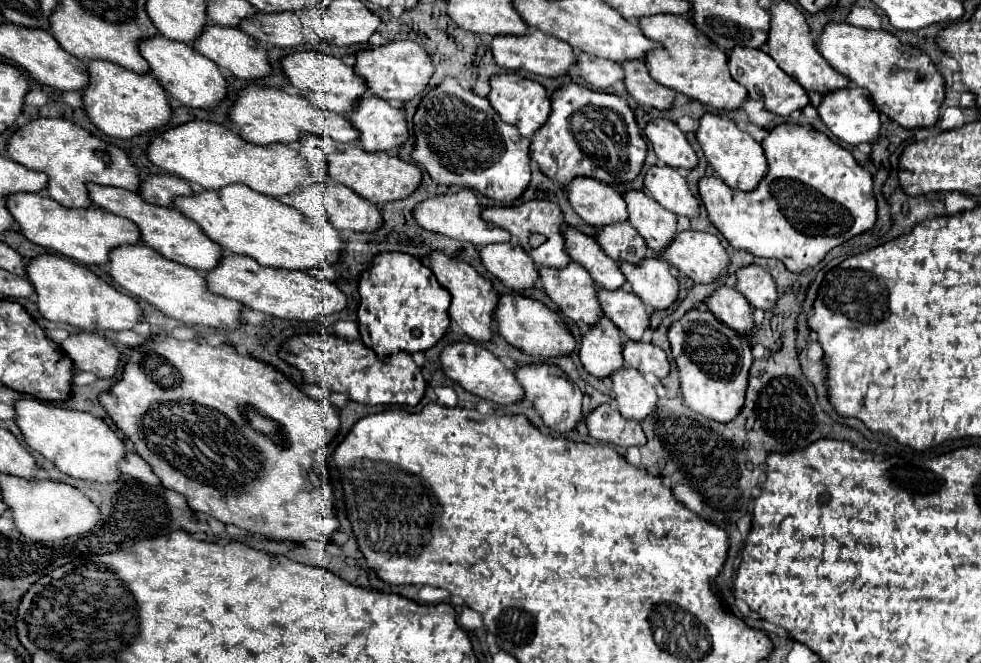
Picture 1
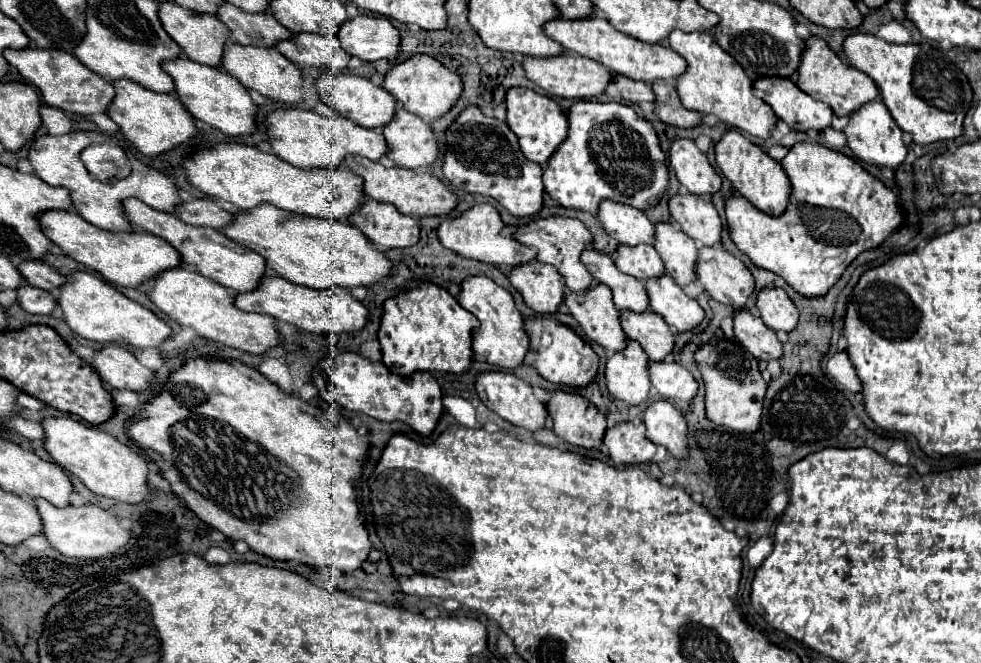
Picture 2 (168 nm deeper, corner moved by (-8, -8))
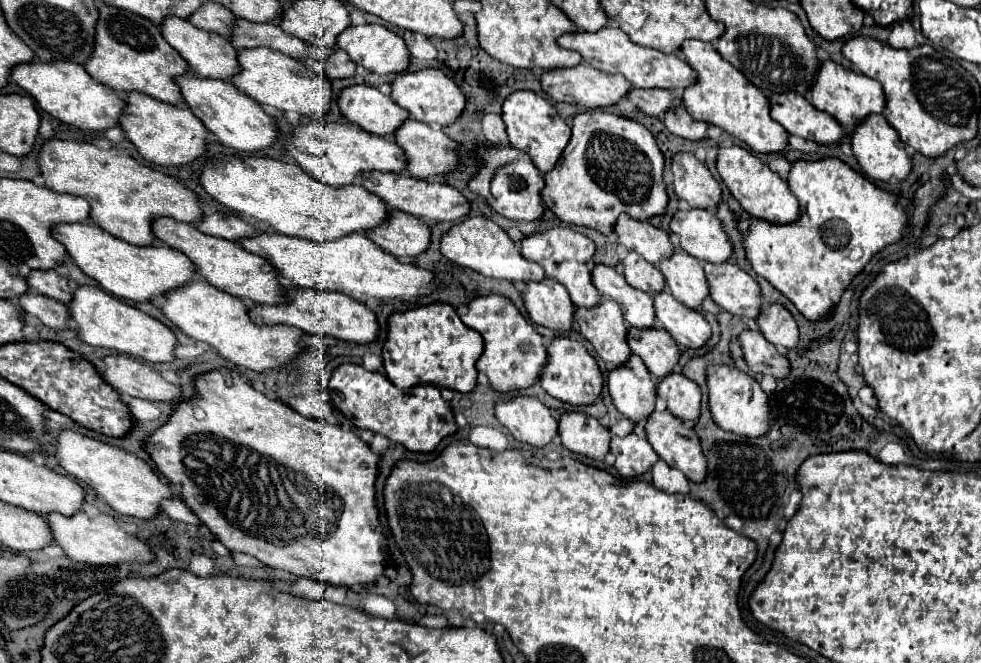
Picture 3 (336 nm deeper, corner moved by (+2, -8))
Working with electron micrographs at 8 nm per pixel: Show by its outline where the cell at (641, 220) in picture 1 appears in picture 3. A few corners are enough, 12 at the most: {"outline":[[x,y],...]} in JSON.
{"outline":[[681,249],[661,259],[671,295],[699,307],[709,295],[703,263]]}

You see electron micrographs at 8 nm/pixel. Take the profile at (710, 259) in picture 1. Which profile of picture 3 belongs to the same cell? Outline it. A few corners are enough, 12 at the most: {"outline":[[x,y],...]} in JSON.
{"outline":[[705,261],[709,295],[721,309],[751,319],[761,293],[729,261]]}

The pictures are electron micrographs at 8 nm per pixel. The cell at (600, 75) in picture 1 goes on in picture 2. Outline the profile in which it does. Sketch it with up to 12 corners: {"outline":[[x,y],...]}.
{"outline":[[615,77],[625,101],[653,103],[655,93],[643,81]]}

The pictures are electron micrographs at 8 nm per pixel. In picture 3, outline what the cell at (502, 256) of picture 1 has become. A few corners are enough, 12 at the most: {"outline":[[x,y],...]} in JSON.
{"outline":[[555,279],[527,281],[521,295],[533,323],[573,327],[575,305]]}

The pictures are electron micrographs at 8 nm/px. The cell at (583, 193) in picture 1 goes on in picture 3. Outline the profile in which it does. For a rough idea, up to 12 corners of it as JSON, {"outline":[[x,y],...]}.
{"outline":[[619,215],[619,245],[653,265],[675,249],[669,233],[649,221]]}

